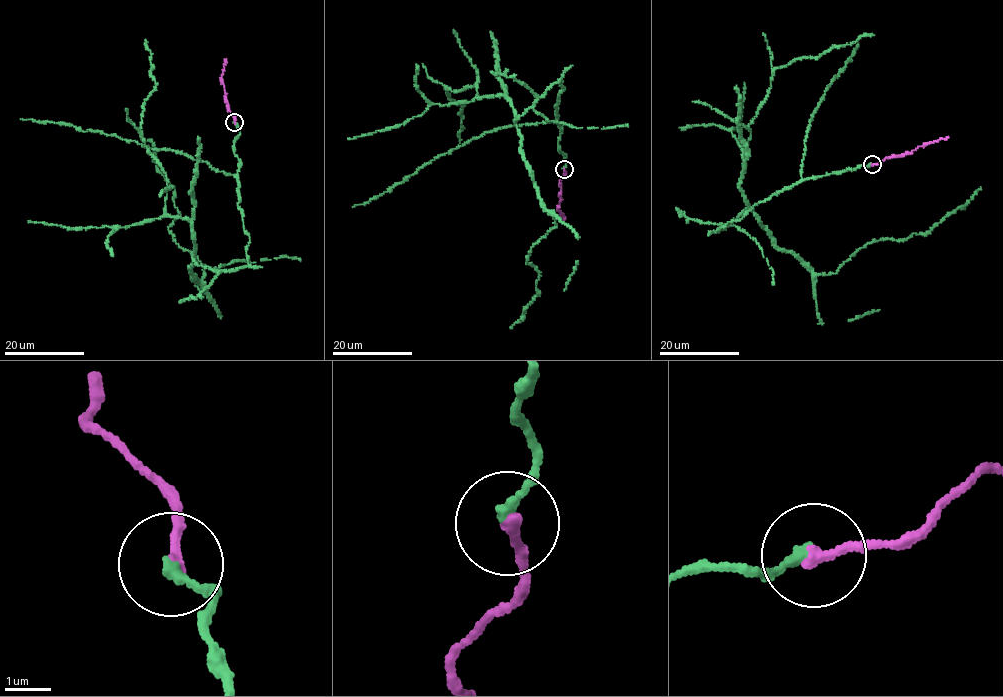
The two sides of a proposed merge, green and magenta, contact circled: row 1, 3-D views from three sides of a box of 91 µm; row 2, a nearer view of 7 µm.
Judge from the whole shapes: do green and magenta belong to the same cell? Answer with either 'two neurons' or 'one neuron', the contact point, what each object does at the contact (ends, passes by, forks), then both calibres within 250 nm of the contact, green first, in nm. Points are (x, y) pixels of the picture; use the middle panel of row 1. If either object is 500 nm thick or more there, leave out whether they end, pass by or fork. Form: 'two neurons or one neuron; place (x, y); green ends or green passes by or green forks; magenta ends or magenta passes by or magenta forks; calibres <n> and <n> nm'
one neuron; place (564, 169); green ends; magenta ends; calibres 240 and 280 nm

